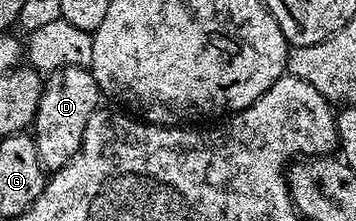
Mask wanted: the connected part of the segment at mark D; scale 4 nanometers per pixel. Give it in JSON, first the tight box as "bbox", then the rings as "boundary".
{"bbox":[34,67,102,170],"boundary":[[[62,67],[47,74],[34,122],[38,159],[45,170],[61,169],[74,159],[82,147],[86,123],[90,123],[90,115],[94,115],[94,111],[101,108],[101,105],[102,94],[91,68]]]}

